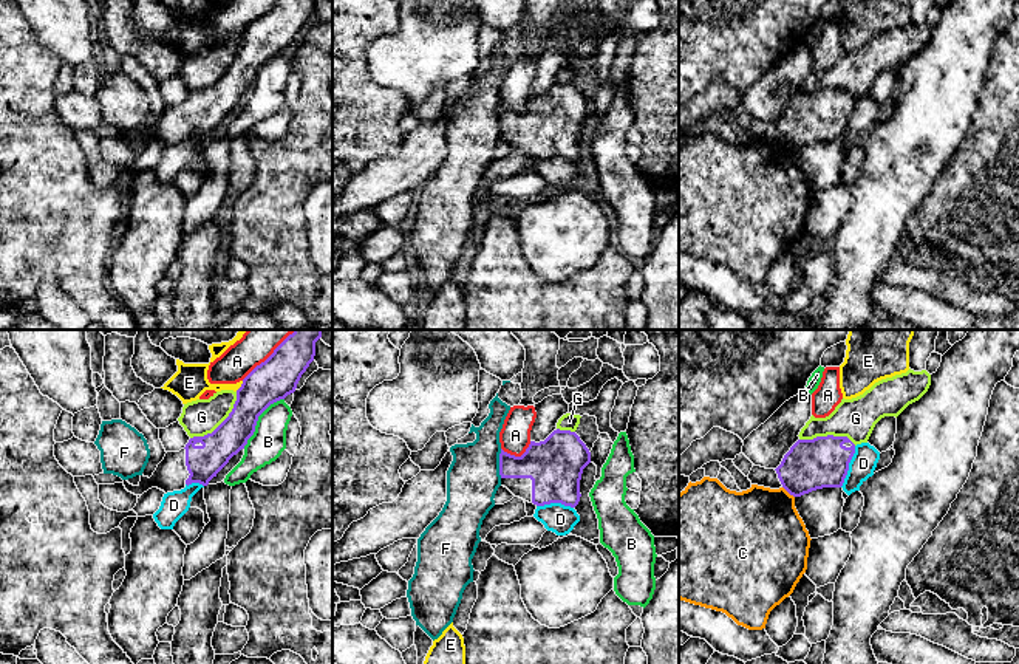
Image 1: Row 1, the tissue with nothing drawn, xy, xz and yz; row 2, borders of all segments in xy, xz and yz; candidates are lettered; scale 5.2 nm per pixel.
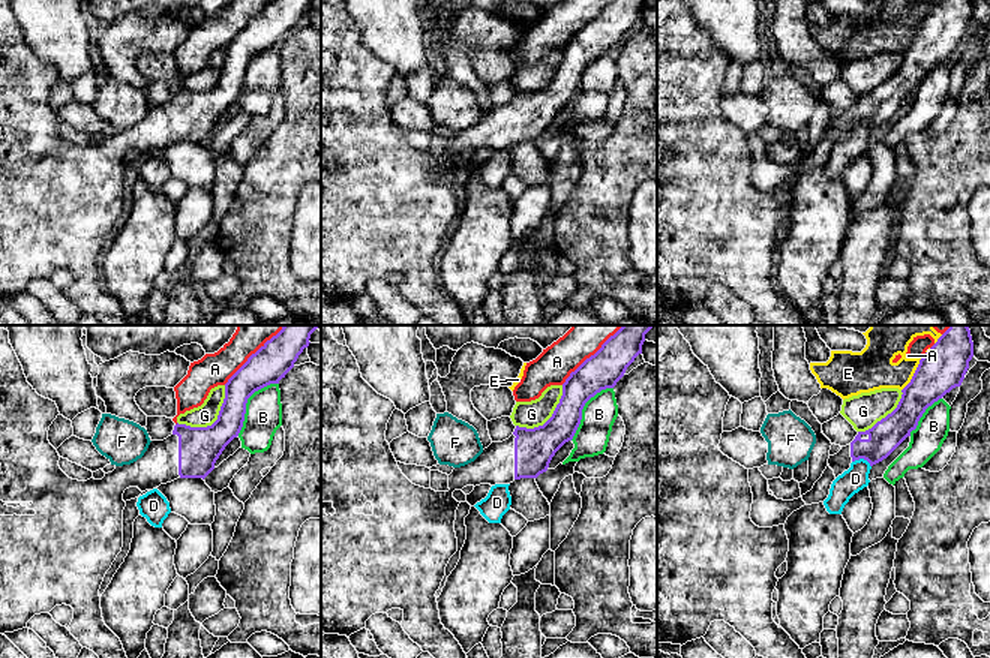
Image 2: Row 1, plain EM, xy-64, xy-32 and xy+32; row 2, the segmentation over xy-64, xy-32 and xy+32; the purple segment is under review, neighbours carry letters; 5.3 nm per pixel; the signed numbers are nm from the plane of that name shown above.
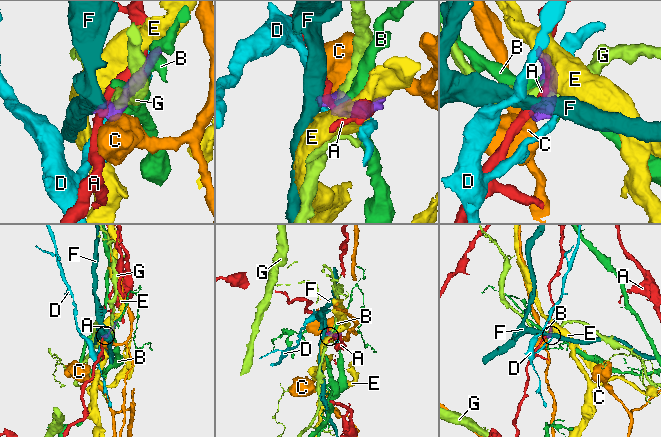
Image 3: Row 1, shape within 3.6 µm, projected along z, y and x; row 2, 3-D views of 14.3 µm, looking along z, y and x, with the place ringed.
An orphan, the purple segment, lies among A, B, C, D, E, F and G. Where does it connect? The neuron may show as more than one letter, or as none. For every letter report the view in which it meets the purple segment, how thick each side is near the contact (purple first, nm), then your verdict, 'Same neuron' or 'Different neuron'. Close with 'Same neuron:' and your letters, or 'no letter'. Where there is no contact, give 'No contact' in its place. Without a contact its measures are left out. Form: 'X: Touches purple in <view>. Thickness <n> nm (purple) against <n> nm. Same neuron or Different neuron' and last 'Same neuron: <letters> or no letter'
A: Touches purple in xy. Thickness 220 nm (purple) against 170 nm. Different neuron
B: Touches purple in xy. Thickness 220 nm (purple) against 180 nm. Different neuron
C: Touches purple in yz. Thickness 260 nm (purple) against 440 nm. Different neuron
D: Touches purple in yz. Thickness 260 nm (purple) against 140 nm. Different neuron
E: Touches purple in xy. Thickness 220 nm (purple) against 150 nm. Different neuron
F: Touches purple in xz. Thickness 240 nm (purple) against 280 nm. Different neuron
G: Touches purple in xy. Thickness 190 nm (purple) against 190 nm. Different neuron
Same neuron: no letter

